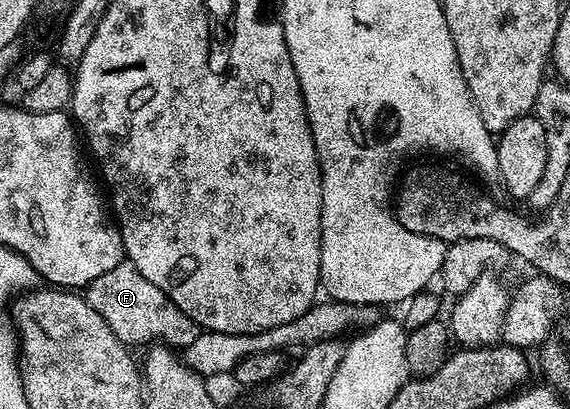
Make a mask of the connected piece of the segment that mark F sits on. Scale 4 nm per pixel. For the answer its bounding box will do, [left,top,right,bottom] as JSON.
[83,261,199,349]

